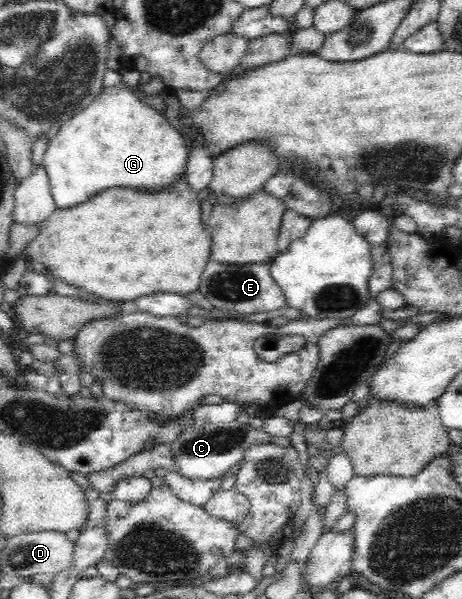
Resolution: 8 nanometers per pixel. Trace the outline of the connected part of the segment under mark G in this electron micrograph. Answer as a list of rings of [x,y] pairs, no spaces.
[[[114,86],[114,88],[108,88],[108,90],[101,90],[84,109],[80,109],[73,114],[67,121],[61,125],[60,130],[53,136],[52,140],[48,143],[43,157],[43,168],[47,172],[49,178],[50,193],[55,201],[56,209],[68,209],[83,204],[90,200],[90,198],[96,197],[100,192],[109,190],[110,188],[126,188],[126,189],[140,189],[140,190],[160,190],[164,188],[164,185],[169,185],[172,181],[176,181],[178,177],[181,177],[187,169],[187,158],[189,157],[188,148],[184,137],[180,135],[177,129],[174,129],[168,123],[168,120],[164,116],[160,116],[158,111],[154,112],[146,102],[138,100],[136,94],[132,94],[130,90],[126,90],[124,86]]]

